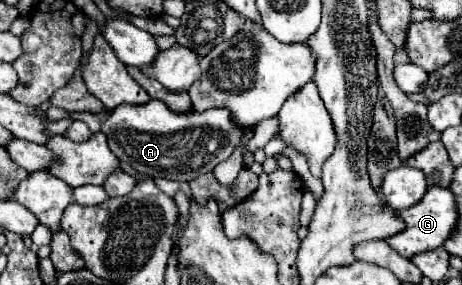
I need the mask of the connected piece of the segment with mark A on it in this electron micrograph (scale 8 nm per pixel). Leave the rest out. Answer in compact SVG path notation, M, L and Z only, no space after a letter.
M149 100L147 104L119 104L103 120L101 132L107 136L111 152L117 156L119 166L127 174L137 180L163 176L179 182L189 182L211 172L219 162L233 154L243 134L243 130L231 124L231 118L223 108L179 116L161 100Z

